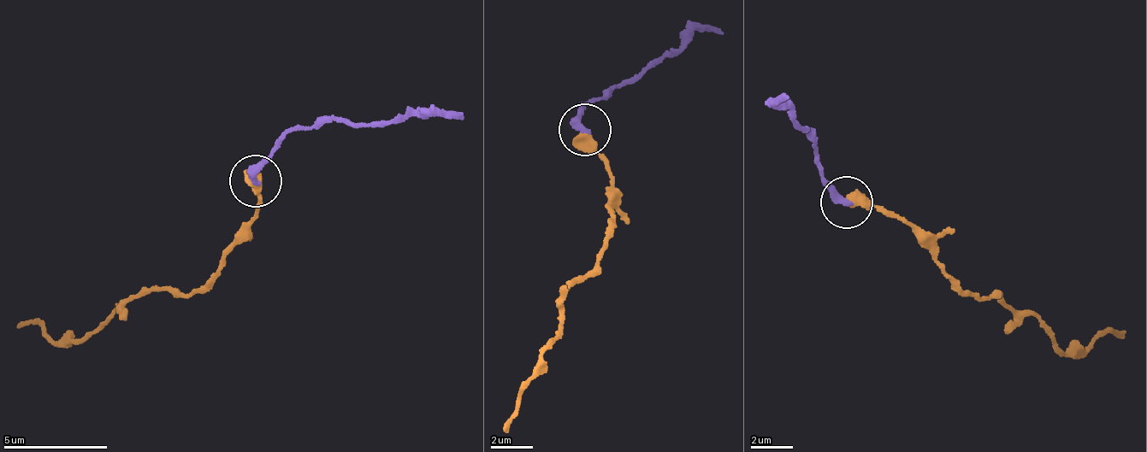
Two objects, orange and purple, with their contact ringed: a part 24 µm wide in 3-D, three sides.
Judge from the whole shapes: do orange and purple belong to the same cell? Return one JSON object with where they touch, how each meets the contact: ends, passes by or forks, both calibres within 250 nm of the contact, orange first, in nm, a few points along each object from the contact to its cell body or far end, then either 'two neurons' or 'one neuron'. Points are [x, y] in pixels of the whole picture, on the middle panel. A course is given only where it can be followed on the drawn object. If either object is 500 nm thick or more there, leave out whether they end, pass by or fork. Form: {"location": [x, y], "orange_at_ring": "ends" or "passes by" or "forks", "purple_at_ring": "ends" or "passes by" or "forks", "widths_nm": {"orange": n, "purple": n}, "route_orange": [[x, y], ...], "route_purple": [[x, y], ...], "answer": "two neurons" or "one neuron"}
{"location": [584, 129], "widths_nm": {"orange": 600, "purple": 400}, "route_orange": [[582, 131], [608, 164], [607, 249], [570, 288], [564, 299], [564, 325], [550, 344], [519, 410], [502, 430]], "route_purple": [[582, 131], [576, 115], [586, 104], [700, 29], [724, 32]], "answer": "one neuron"}

